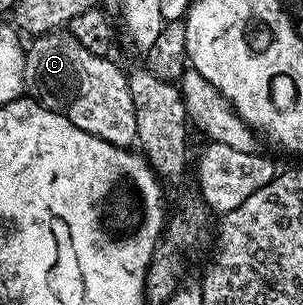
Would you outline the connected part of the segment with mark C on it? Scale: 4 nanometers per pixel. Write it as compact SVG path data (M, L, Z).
M69 33L40 35L32 38L30 43L26 48L23 74L23 85L30 98L51 111L62 112L69 121L73 121L73 125L77 125L77 129L101 137L113 145L130 148L136 142L137 113L133 113L133 97L127 84L128 72L122 71L114 63L114 58L97 57L97 53L89 53L89 49L85 49L85 45L81 45L81 41L77 41Z

